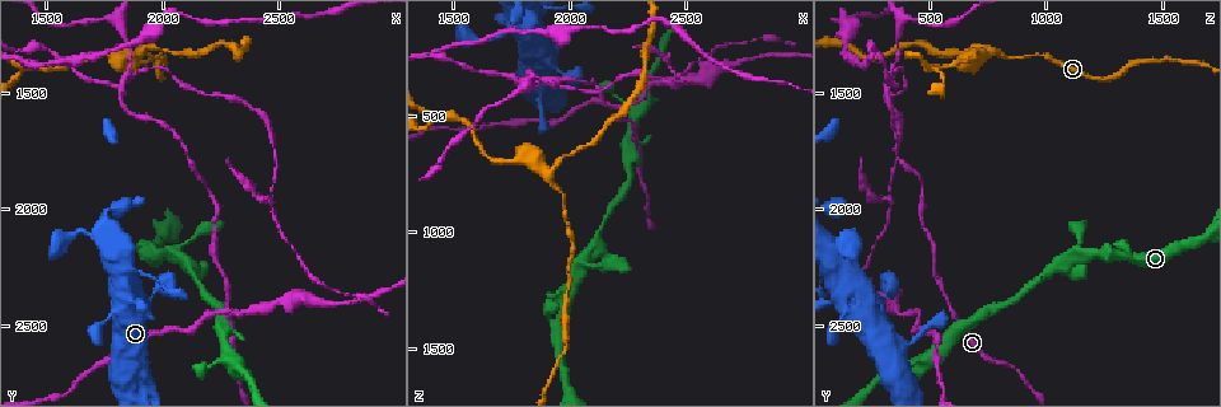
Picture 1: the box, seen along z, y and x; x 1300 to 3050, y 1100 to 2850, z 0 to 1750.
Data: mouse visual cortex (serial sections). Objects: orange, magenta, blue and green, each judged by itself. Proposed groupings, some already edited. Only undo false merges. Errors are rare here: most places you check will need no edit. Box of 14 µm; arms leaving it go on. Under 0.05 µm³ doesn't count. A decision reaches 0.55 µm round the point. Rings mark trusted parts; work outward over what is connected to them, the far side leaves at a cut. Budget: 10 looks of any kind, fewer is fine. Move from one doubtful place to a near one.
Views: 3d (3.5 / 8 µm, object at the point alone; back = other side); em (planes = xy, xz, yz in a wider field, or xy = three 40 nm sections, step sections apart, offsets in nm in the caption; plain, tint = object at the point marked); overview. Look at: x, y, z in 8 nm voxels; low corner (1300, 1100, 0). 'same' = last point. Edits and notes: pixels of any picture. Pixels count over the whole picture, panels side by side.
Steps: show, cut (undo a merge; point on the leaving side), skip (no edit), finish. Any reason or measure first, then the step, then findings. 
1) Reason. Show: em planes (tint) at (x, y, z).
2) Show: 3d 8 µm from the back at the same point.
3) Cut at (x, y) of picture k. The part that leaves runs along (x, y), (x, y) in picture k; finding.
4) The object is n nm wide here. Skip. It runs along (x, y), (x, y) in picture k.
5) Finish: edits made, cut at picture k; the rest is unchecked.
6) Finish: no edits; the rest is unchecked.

Thick turns thin. Show: 3d 3.5 µm at (1930, 2730, 390).

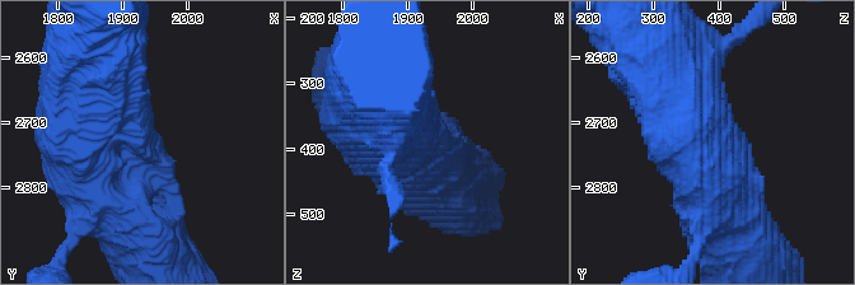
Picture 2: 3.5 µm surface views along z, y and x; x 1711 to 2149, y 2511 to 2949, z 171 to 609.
Show: em planes (tint) at (1930, 2735, 375).

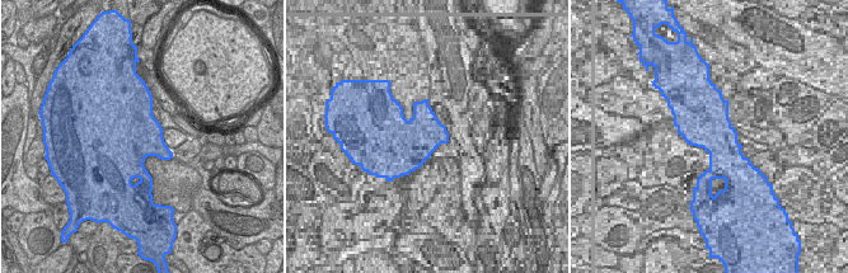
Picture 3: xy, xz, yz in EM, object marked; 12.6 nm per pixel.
Skip. It runs along (97, 83), (93, 98), (167, 168) in picture 2; one cell here.

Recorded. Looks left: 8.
Arms part here. Show: 3d 3.5 µm at (1910, 1320, 740).

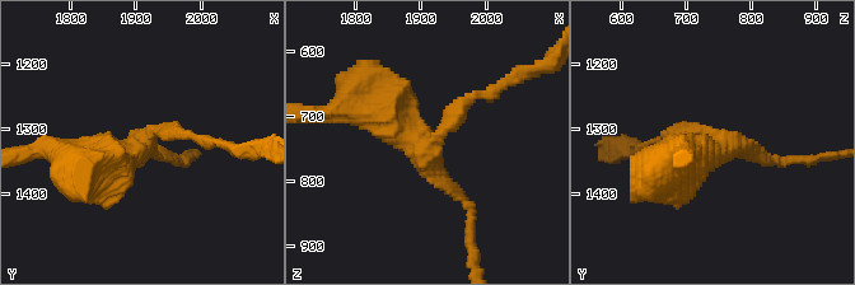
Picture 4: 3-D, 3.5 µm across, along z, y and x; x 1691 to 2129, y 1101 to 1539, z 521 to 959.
3 arms meet here; the arms are 150, 200, 500 nm wide; shape alone is not enough. Show: em xy step 3 (tint) at (1910, 1325, 755).

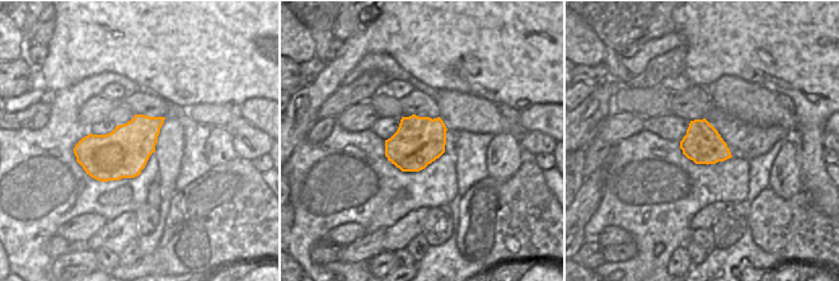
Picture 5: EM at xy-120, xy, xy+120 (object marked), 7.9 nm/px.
Skip. It runs along (470, 215), (426, 150), (360, 102) in picture 4; continuous, no second cell.

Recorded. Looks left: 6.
Four arms meet. Show: 3d 3.5 µm at (1820, 1470, 320).

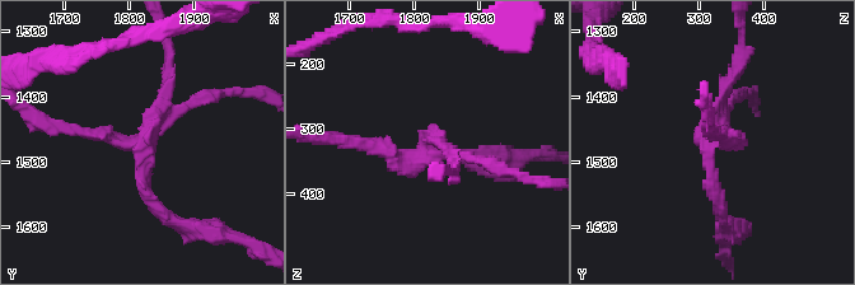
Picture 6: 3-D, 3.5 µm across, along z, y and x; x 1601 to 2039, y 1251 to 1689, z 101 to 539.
Now the EM. Show: em xy step 3 (tint) at (1820, 1470, 320).

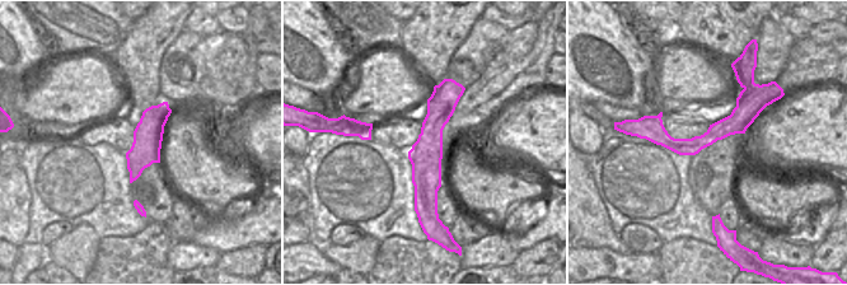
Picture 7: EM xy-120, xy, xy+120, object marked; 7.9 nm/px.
The arms are 100, 150, 200, 200 nm wide. Cut at (379, 149) of picture 6. A border runs along (754, 83), (744, 88) in picture 7; a second cell is stuck on.

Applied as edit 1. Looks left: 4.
Three arms meet. Show: 3d 3.5 µm at (1410, 1400, 510).

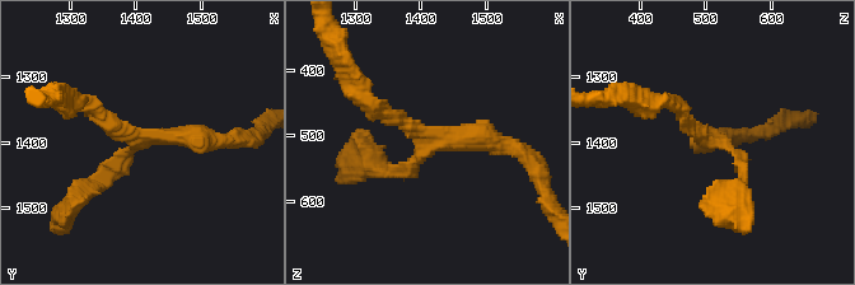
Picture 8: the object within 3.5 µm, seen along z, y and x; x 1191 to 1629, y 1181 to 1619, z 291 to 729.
3 arms meet here; the arms are 150, 200, 250 nm wide. Show: em planes (tint) at (1425, 1385, 510).

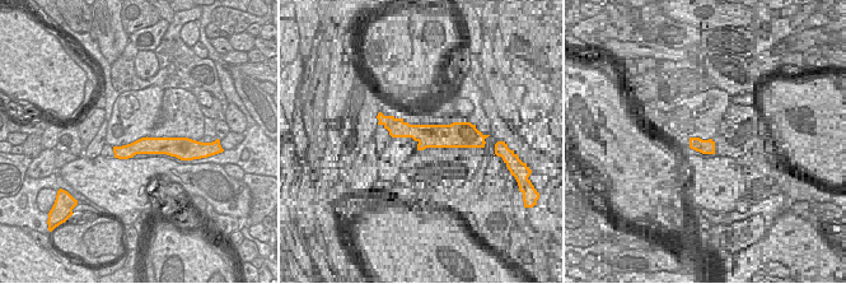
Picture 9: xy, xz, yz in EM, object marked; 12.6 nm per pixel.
Show: em xy step 2 (tint) at the same point.

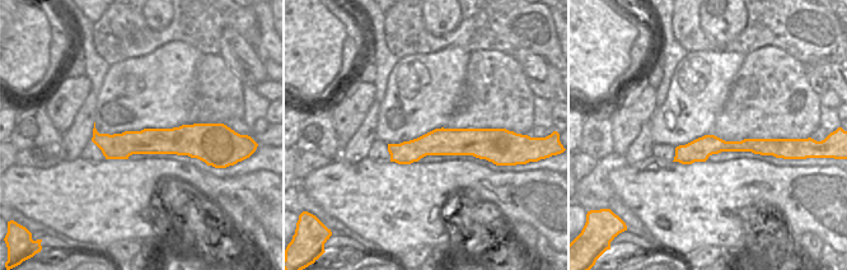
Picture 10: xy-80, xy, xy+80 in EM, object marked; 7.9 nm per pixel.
Skip. It runs along (207, 131), (193, 140), (96, 139) in picture 10; continuous, no second cell.

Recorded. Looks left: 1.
Finish: edits made, cut at picture 6; the rest is unchecked.

